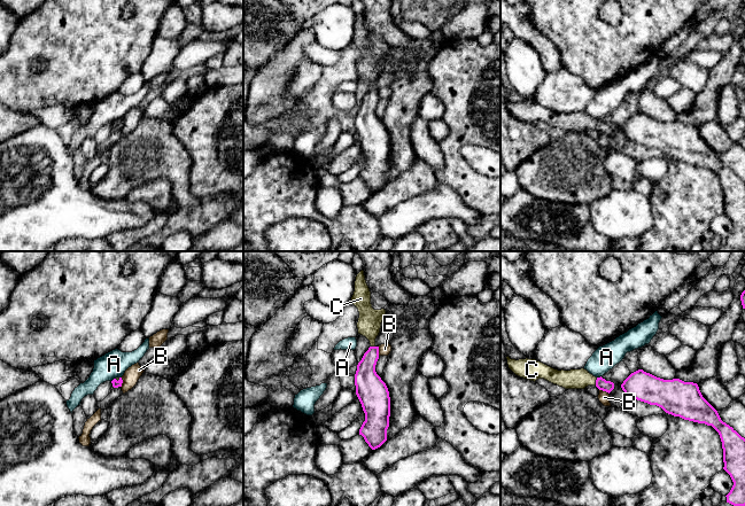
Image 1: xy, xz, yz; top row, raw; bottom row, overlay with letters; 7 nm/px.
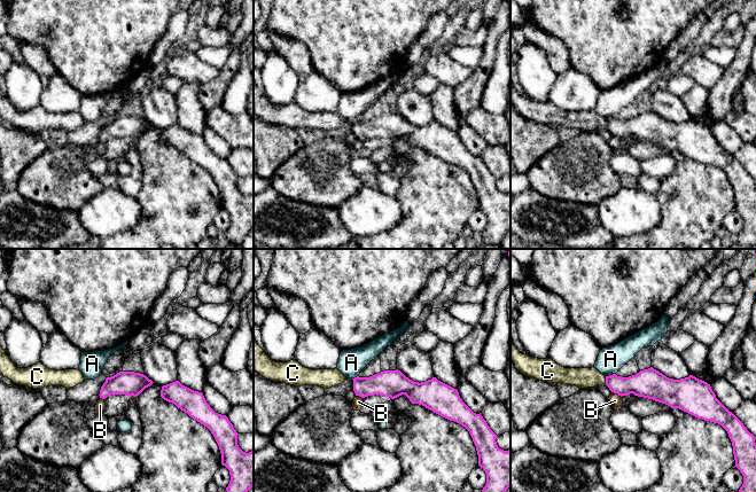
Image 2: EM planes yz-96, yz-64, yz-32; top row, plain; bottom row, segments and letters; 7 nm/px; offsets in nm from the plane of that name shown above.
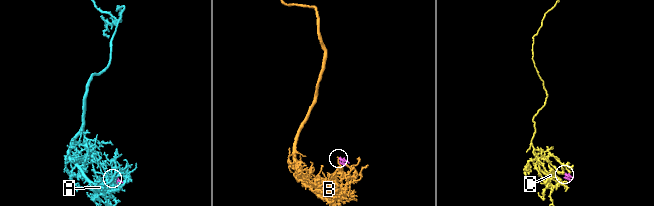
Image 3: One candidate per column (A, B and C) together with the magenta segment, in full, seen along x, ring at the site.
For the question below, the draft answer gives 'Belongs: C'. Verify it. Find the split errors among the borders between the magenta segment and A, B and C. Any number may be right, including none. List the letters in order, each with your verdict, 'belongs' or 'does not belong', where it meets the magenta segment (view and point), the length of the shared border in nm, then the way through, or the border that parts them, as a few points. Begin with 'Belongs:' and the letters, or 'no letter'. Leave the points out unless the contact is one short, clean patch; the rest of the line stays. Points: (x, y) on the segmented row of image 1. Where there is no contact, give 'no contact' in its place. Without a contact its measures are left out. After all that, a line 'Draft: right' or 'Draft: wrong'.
Belongs: C
A: does not belong; meets magenta in xy at (113, 380); contact 40 nm long; border along xy (115, 378), (111, 381)
B: does not belong; meets magenta in yz at (604, 390); contact 80 nm long; border along yz (599, 389), (608, 394)
C: belongs; meets magenta in yz at (596, 381); contact 60 nm long; runs through yz (600, 383), (596, 381), (575, 379)
Draft: right

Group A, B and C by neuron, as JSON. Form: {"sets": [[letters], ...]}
{"sets": [["A"], ["B"], ["C"]]}

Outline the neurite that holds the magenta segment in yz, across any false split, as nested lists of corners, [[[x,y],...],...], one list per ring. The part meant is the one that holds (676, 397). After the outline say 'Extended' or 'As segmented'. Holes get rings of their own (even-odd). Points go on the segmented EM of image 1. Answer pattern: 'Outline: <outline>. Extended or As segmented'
Outline: [[[638,369],[621,384],[628,398],[657,405],[666,413],[684,420],[712,426],[720,435],[723,449],[723,469],[734,485],[727,503],[745,506],[745,438],[723,422],[717,411],[703,397],[693,382],[680,379],[663,380]]]. As segmented

